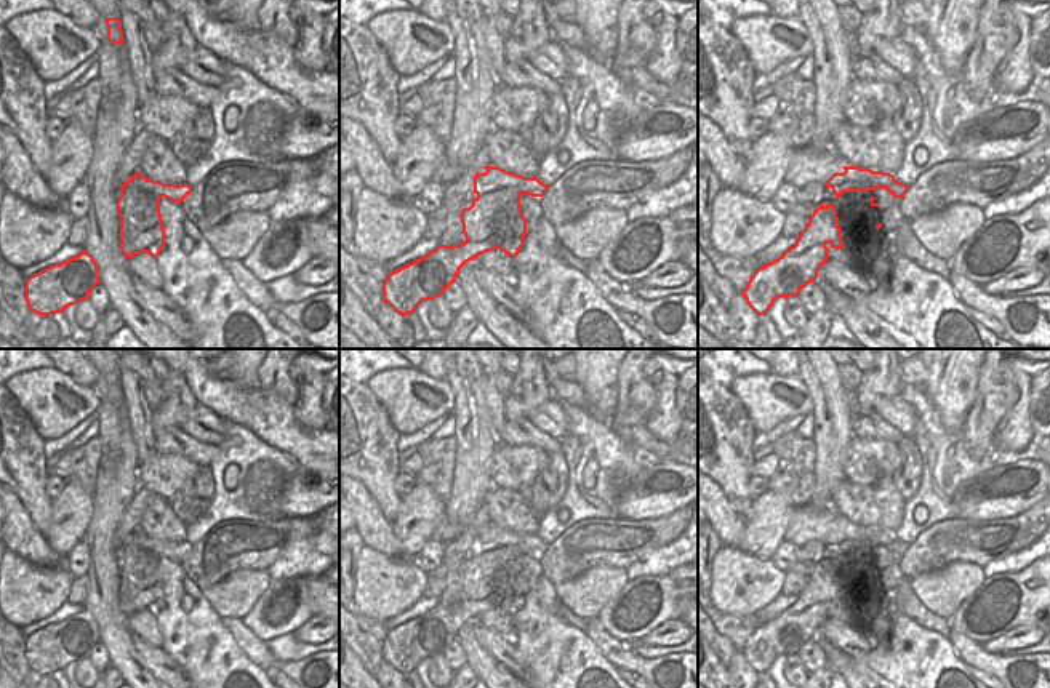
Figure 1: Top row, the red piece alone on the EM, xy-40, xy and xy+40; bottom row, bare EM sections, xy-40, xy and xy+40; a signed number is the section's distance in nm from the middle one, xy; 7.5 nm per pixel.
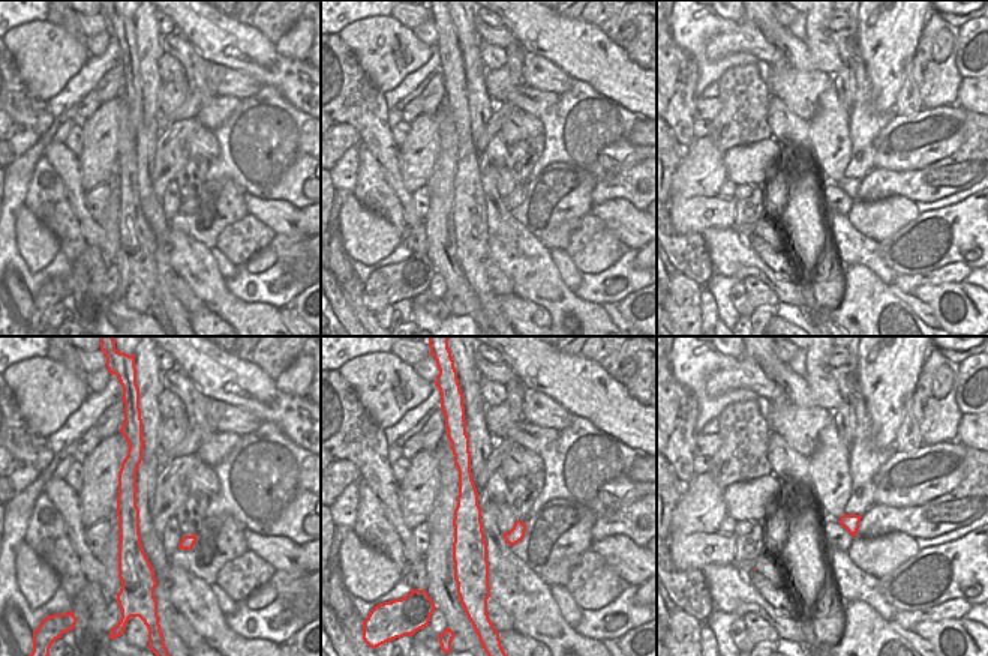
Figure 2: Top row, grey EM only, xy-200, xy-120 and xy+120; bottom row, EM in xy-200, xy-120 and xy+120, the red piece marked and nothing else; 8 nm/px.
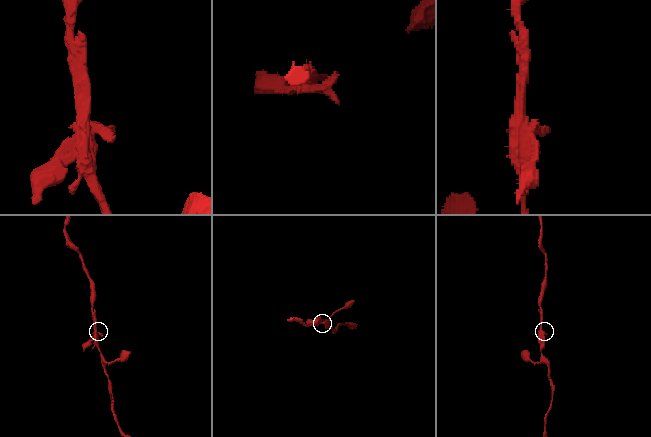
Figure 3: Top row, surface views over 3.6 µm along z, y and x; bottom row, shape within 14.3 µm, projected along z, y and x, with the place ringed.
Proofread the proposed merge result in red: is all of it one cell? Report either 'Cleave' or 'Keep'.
Cleave

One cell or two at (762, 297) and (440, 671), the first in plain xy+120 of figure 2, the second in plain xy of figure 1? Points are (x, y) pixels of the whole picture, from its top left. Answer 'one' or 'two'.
two

